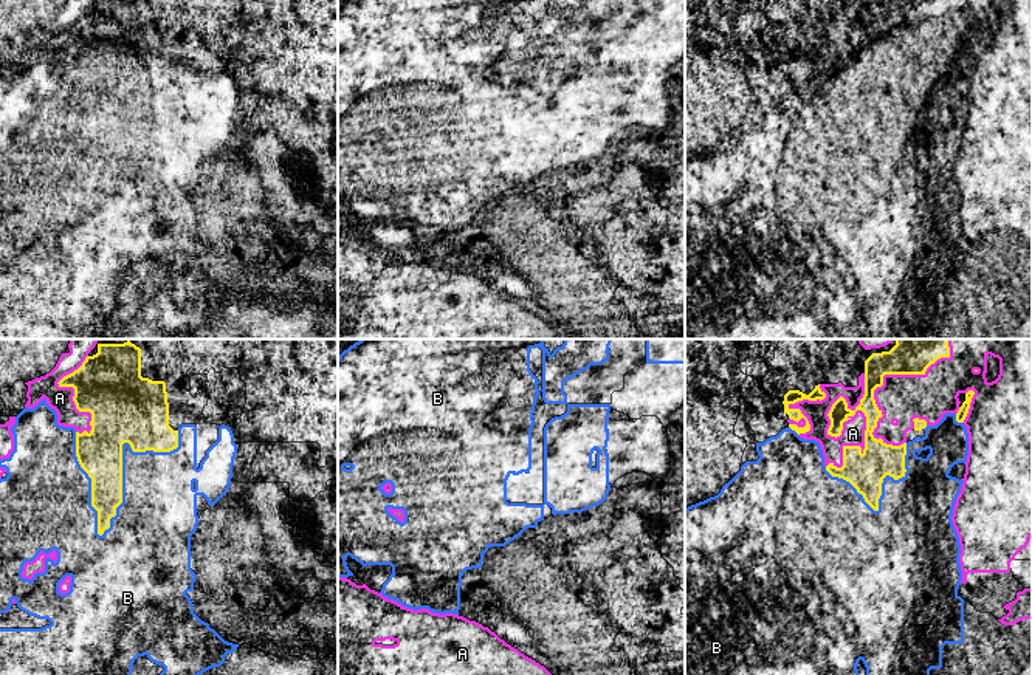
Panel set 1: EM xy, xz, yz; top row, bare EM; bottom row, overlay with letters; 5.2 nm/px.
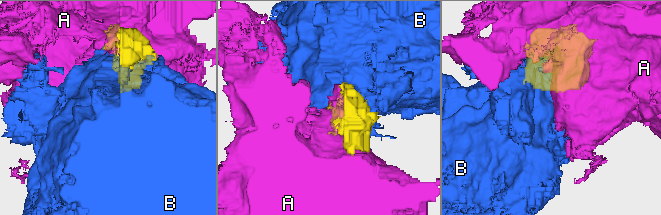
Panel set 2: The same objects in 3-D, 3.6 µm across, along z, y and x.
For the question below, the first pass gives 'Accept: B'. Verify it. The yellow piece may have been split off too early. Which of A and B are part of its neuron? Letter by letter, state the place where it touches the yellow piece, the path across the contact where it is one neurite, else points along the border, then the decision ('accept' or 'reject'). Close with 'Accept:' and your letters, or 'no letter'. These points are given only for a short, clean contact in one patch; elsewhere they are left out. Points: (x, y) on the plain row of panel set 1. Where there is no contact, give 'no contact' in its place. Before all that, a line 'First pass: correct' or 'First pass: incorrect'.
First pass: correct
A: contact yz (865, 89); reject
B: contact xy (121, 109); accept
Accept: B

